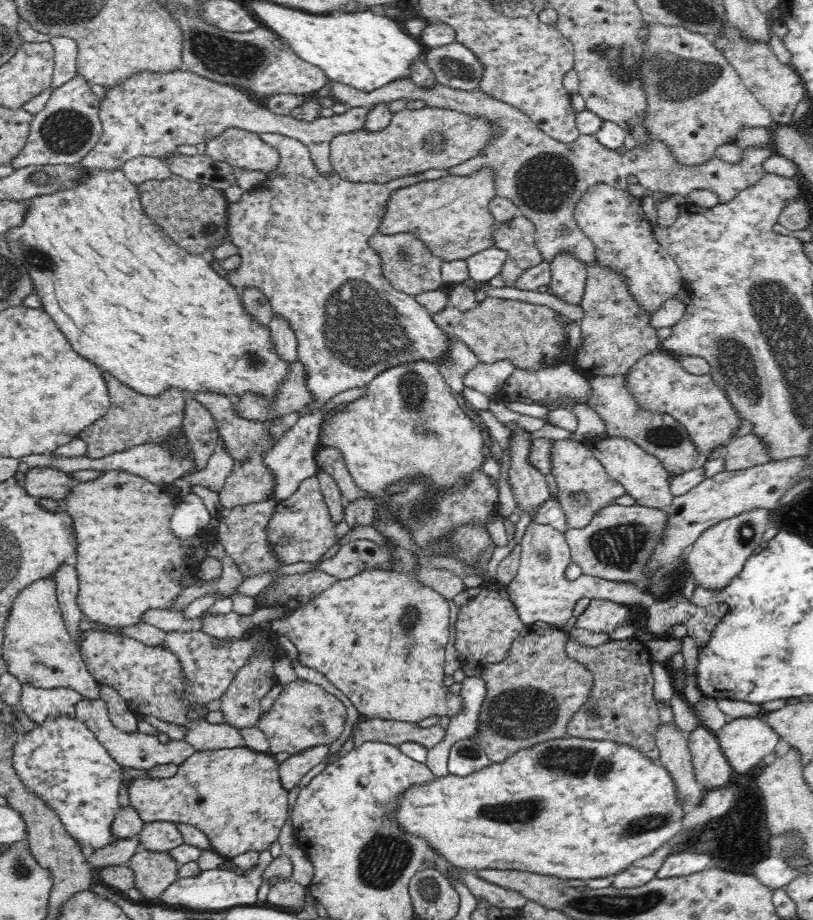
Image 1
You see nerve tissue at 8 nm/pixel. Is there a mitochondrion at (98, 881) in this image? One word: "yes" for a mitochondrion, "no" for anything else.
no

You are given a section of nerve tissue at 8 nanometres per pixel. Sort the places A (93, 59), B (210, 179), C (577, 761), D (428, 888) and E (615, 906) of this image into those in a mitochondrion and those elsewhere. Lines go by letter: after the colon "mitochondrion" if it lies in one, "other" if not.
A: other
B: other
C: mitochondrion
D: mitochondrion
E: mitochondrion

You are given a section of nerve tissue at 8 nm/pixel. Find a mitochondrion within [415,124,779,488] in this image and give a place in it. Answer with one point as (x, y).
(544, 183)

